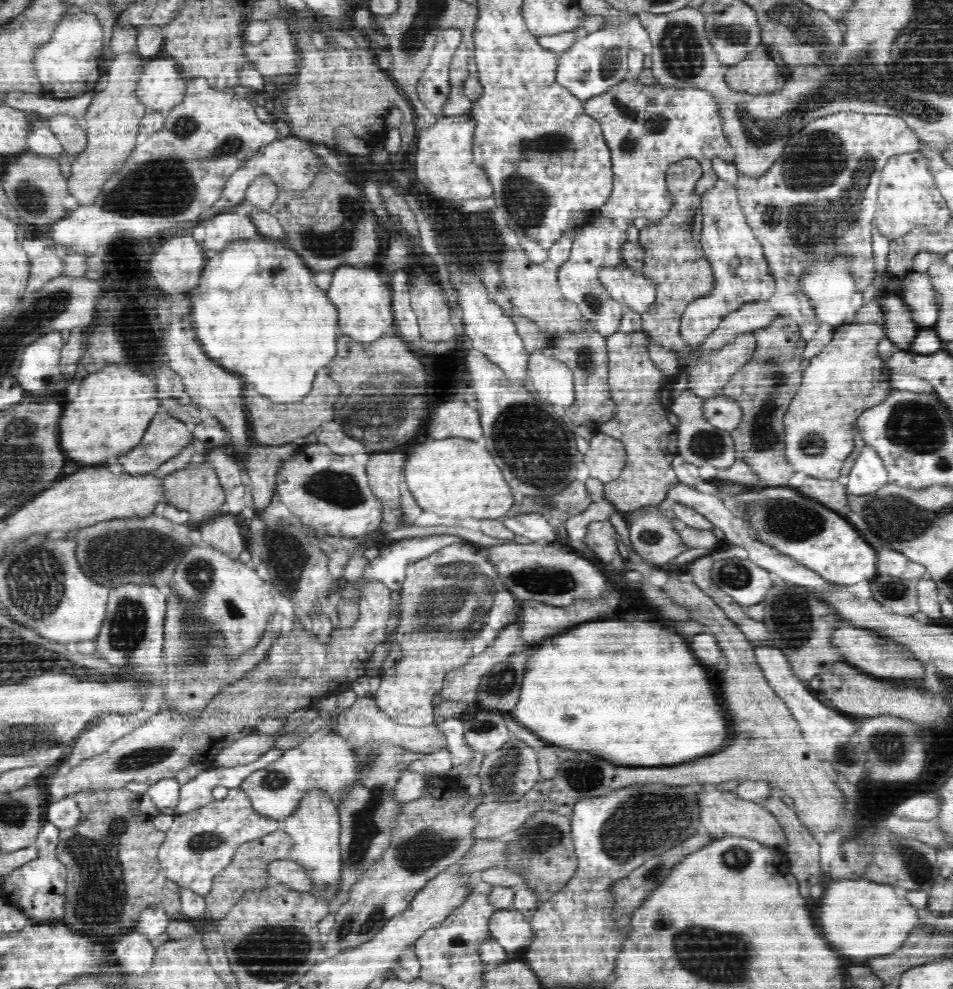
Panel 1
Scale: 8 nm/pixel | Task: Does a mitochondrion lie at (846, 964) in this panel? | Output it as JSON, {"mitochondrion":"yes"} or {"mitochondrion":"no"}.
{"mitochondrion":"no"}

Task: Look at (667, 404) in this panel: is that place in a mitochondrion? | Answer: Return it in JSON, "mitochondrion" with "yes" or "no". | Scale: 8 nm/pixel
{"mitochondrion":"no"}

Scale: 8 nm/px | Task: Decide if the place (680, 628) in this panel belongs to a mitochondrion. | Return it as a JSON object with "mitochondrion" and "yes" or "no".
{"mitochondrion":"no"}

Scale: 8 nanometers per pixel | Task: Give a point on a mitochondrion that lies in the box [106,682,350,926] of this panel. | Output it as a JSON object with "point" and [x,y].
{"point":[144,757]}

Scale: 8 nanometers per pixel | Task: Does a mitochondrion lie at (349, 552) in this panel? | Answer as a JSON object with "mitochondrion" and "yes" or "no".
{"mitochondrion":"no"}

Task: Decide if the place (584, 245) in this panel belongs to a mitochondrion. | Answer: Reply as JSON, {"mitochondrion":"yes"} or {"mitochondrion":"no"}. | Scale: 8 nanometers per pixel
{"mitochondrion":"no"}

